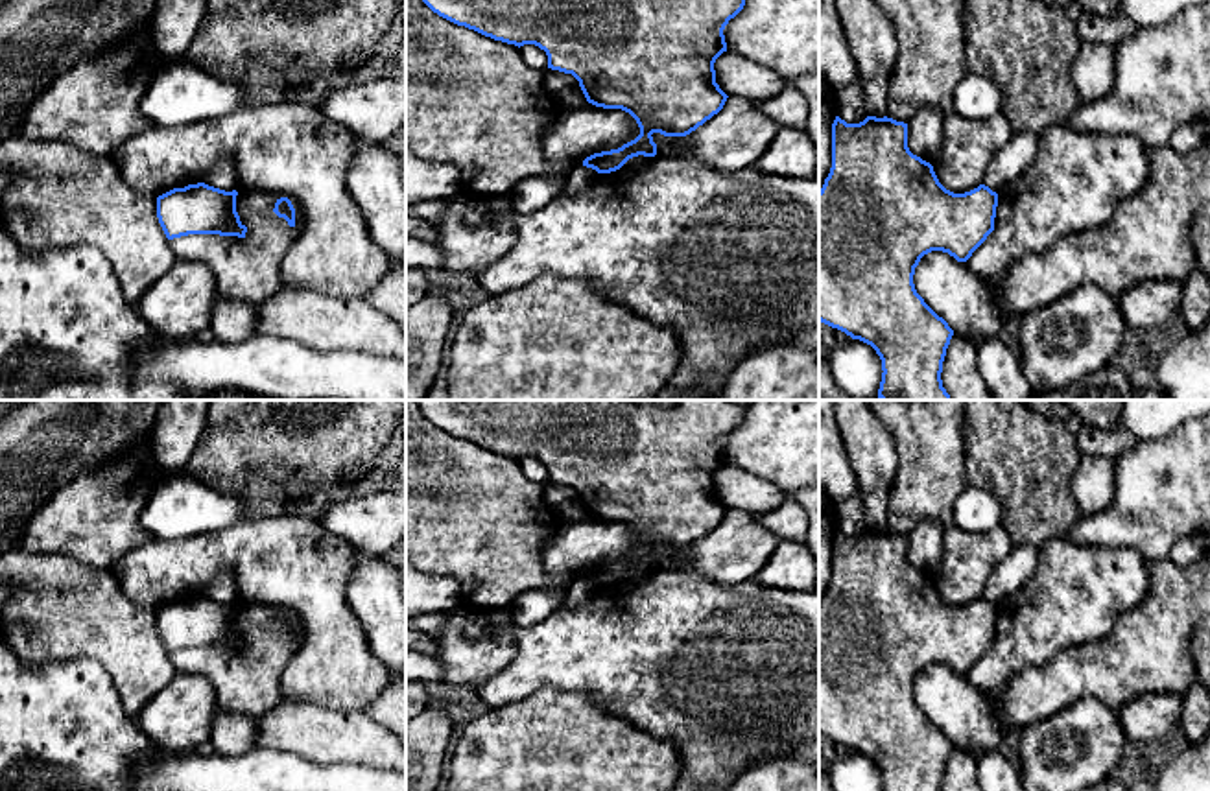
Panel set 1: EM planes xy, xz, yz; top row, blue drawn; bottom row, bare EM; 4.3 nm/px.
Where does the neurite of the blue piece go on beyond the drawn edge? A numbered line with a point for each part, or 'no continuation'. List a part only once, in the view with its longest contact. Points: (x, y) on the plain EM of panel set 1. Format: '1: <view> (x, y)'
no continuation

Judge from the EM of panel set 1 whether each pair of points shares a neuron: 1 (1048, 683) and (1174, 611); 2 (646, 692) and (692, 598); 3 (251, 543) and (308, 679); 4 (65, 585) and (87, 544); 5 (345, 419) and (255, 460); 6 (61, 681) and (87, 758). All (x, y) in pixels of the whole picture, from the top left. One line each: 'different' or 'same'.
1: same
2: same
3: same
4: different
5: same
6: same

